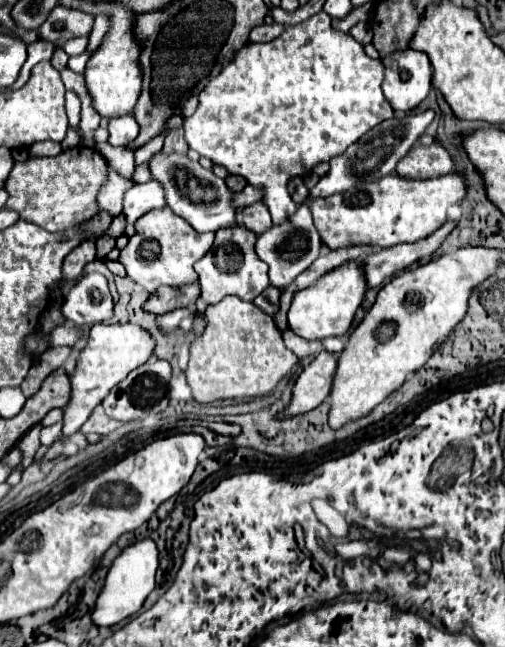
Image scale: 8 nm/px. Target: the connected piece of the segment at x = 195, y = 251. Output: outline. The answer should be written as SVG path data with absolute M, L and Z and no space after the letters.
M170 208L150 210L136 224L136 234L128 240L126 248L120 252L120 262L126 266L128 276L144 286L150 294L154 294L160 286L184 286L198 282L198 274L194 272L194 262L210 250L214 240L214 232L200 234L186 220L178 218Z

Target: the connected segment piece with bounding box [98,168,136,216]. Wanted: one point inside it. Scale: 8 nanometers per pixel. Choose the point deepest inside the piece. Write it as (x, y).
(110, 199)

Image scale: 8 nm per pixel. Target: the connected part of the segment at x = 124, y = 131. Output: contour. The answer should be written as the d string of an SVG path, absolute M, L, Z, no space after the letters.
M126 114L126 116L110 120L108 132L110 132L108 142L112 146L126 146L126 144L130 144L138 136L140 128L138 128L138 122L134 120L134 116Z

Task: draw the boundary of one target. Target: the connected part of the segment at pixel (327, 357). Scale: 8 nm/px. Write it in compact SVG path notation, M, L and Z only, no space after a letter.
M322 350L298 376L292 392L292 402L280 414L280 418L304 414L322 404L322 400L330 396L334 372L336 372L336 356Z

